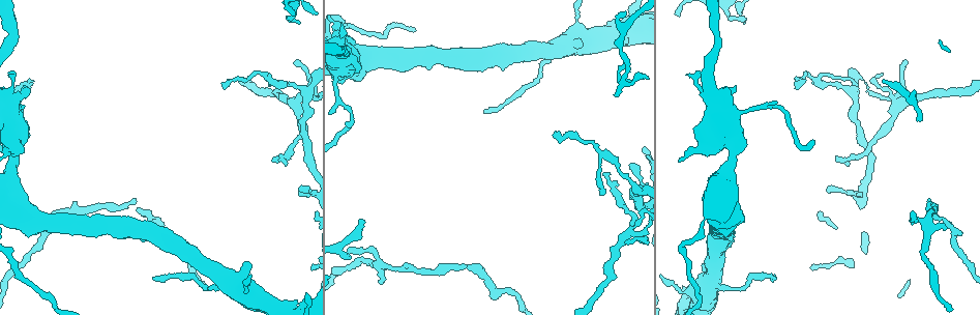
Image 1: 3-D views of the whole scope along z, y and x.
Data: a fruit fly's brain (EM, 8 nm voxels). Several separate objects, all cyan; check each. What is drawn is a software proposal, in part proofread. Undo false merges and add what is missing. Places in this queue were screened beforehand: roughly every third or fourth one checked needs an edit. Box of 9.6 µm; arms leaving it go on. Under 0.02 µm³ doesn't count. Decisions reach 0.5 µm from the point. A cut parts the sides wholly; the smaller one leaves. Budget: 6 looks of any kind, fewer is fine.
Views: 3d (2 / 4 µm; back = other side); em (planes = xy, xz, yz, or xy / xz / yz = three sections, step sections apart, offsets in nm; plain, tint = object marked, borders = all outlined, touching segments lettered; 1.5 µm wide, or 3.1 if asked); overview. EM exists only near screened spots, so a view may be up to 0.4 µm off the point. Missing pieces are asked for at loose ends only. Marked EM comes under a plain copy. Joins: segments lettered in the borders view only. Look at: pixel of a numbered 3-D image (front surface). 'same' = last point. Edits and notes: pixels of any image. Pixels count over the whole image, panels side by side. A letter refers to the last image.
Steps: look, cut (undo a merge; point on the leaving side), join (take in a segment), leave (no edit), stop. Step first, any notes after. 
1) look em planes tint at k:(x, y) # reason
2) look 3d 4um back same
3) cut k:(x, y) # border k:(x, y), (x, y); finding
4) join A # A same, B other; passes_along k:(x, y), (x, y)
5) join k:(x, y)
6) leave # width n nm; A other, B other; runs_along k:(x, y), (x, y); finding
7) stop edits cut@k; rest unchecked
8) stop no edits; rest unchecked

look 3d 4um at 1:(630, 167) # tapers out

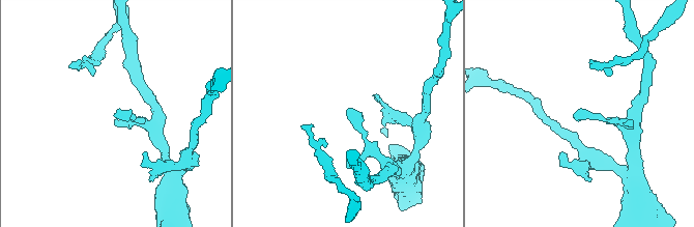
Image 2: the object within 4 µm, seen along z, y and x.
look em planes borders at 2:(575, 119) # now the EM

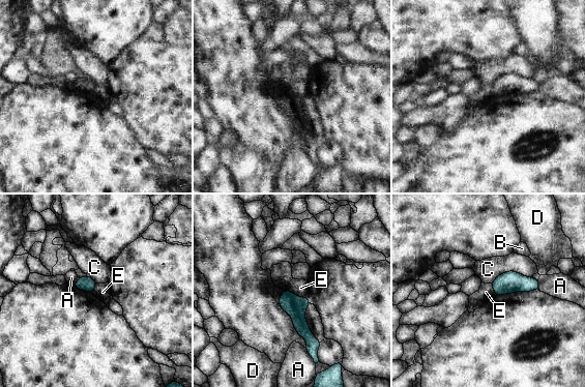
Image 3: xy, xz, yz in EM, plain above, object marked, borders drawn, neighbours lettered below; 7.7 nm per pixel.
leave # A other, B other, C other, D other, E other; border 3:(287, 289), (301, 297), (308, 297); none of them fits

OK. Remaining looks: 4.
look em planes tint at 1:(580, 43) # stops while still wide

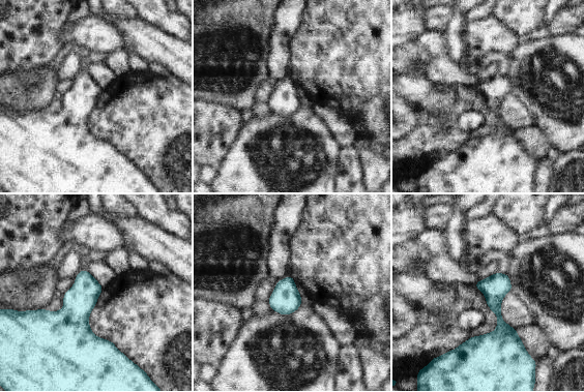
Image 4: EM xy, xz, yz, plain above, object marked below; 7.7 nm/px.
look em planes borders same # see the neighbours

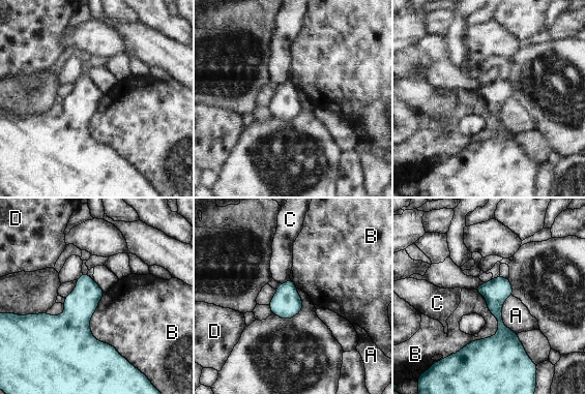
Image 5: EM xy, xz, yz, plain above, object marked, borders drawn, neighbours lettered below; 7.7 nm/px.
leave # A other, B other, C other, D other; no lettered segment goes on from it

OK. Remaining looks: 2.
stop no edits; rest unchecked

